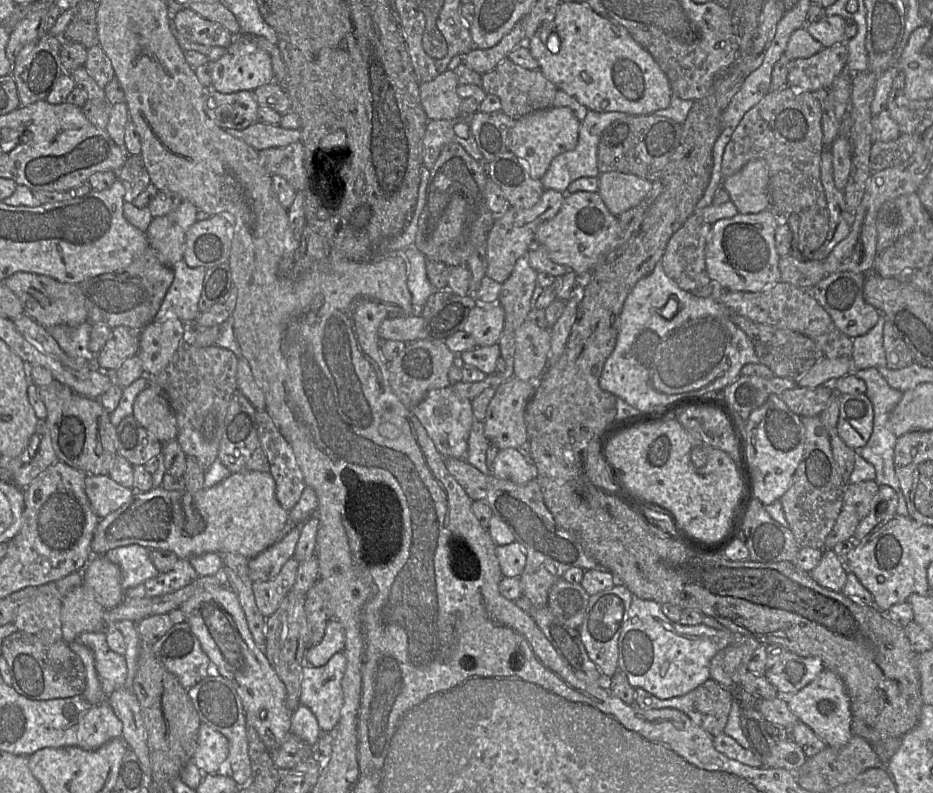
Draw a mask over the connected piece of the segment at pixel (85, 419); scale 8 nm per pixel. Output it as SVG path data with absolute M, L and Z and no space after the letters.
M56 379L49 385L38 387L38 395L46 407L45 422L57 460L85 474L109 475L118 455L116 427L98 399L80 395Z

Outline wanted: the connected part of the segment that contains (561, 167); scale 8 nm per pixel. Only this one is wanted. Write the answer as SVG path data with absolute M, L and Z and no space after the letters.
M588 110L583 121L580 123L578 141L574 149L560 153L554 157L544 174L540 179L545 190L556 190L562 193L567 193L568 186L575 180L581 177L599 177L600 172L597 166L597 151L598 144L601 138L602 132L615 120L624 118L626 116L640 116L640 115L628 115L624 112L596 112L593 110Z

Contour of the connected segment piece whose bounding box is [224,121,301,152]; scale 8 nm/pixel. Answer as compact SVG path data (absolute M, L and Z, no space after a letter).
M254 122L243 130L224 129L258 152L268 148L284 147L300 140L300 129L286 129L278 124Z

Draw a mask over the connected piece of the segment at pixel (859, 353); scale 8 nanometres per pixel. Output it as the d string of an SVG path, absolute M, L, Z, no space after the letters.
M880 313L877 324L867 334L853 338L852 359L854 370L886 367L886 354L883 347L883 330L888 321Z

